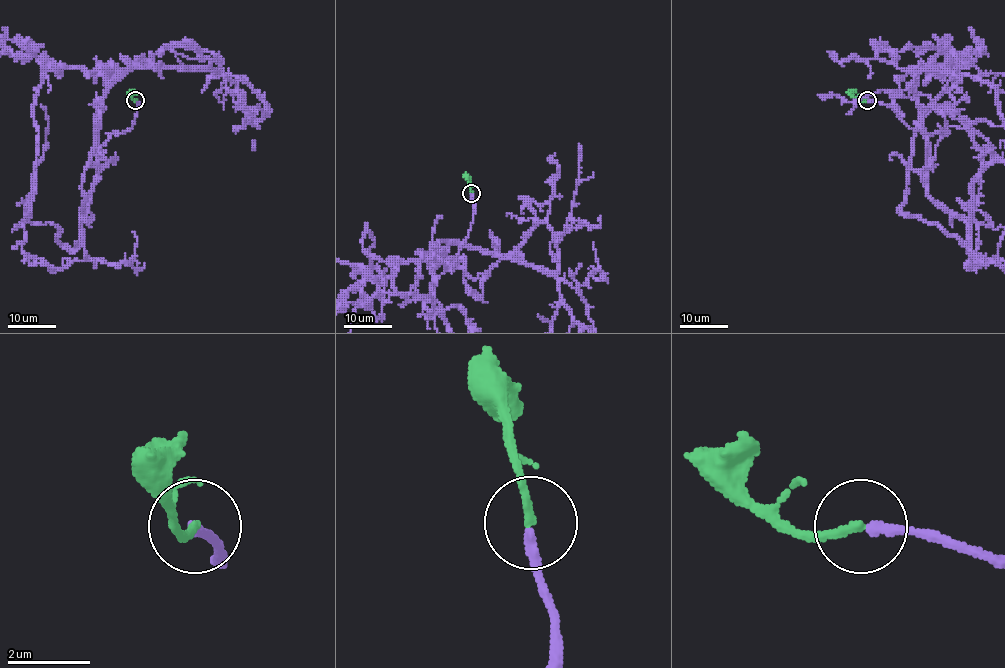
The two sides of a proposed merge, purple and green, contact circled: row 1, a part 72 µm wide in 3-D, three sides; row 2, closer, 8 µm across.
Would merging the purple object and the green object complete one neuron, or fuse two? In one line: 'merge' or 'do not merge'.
merge

